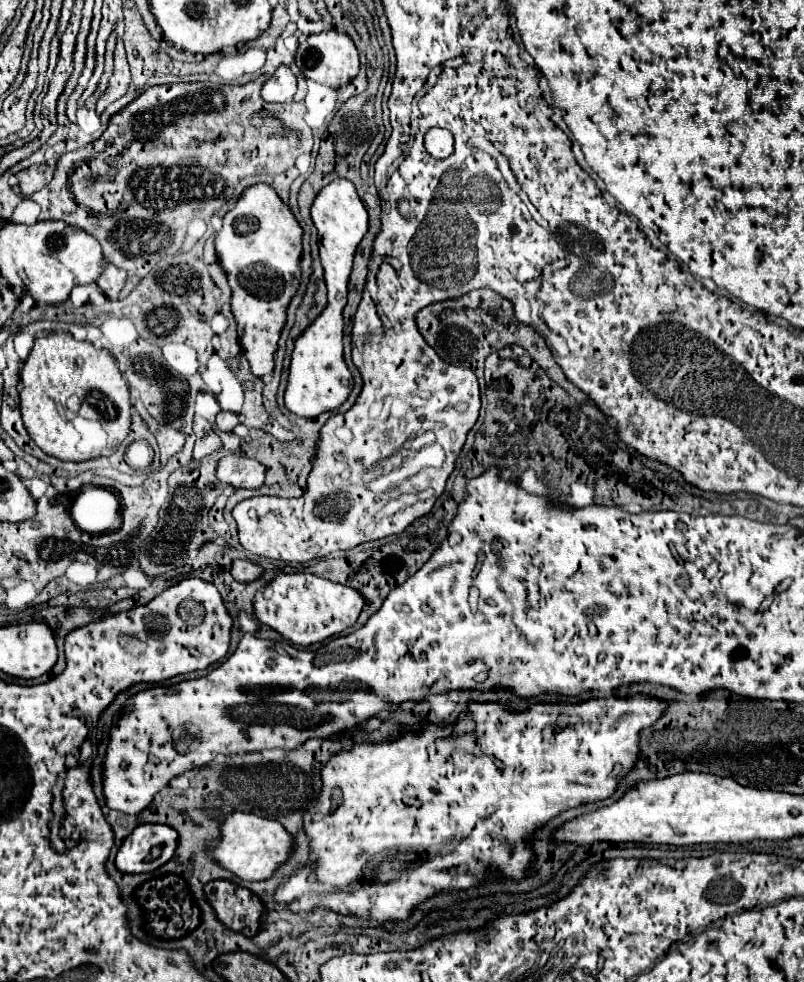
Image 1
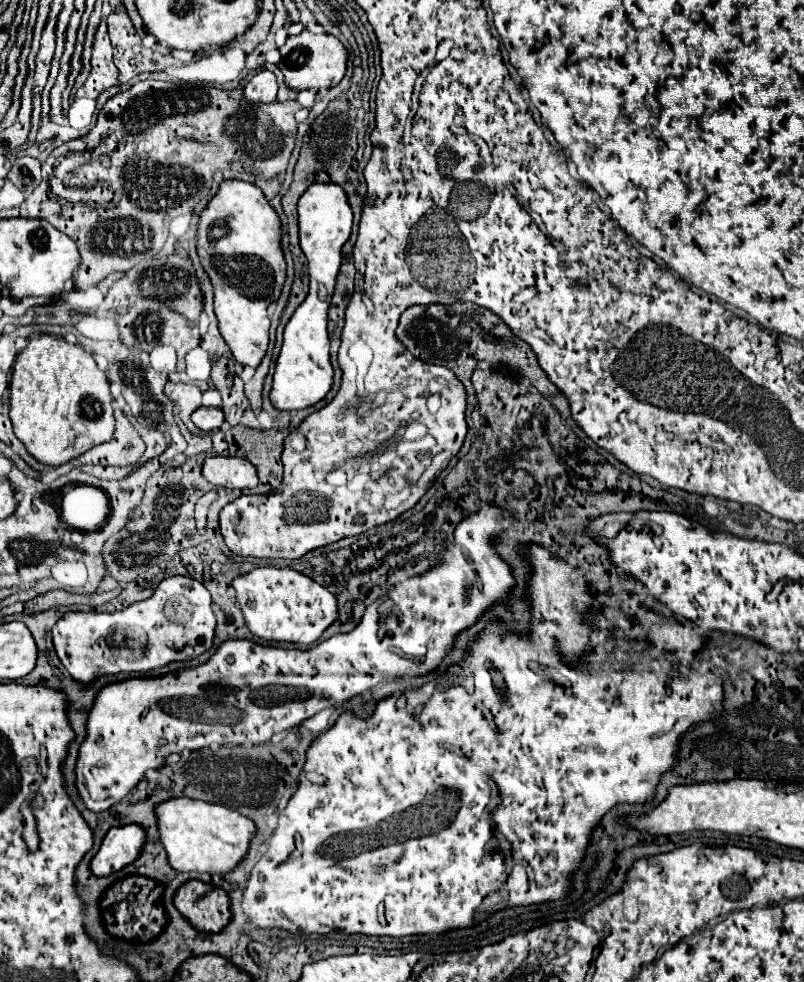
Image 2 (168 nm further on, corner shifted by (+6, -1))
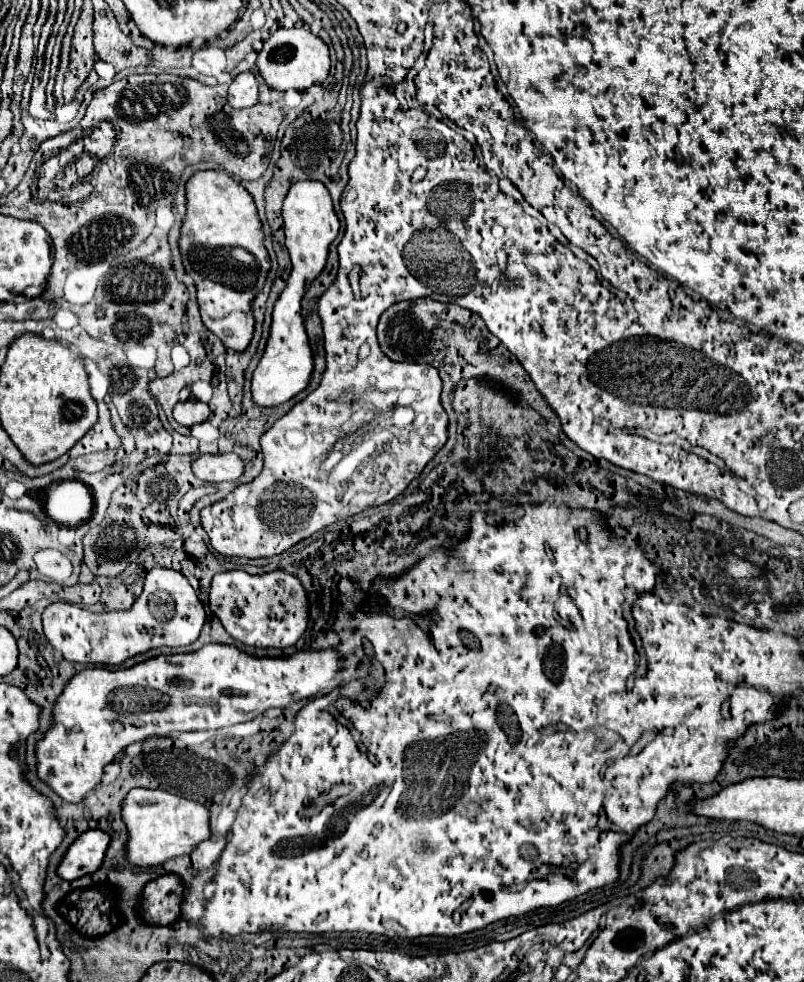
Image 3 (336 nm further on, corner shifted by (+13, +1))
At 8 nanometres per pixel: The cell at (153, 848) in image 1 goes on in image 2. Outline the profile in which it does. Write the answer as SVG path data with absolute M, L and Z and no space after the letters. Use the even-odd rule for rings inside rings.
M134 824L110 828L102 838L102 844L94 858L90 860L90 872L94 876L110 876L110 872L122 870L126 864L134 862L138 848L144 844L144 832L134 828Z

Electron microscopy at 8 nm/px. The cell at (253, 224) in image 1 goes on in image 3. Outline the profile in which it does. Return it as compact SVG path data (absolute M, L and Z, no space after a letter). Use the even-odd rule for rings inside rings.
M223 170L193 174L187 182L187 214L179 240L185 272L197 286L203 324L233 352L245 352L255 332L251 302L265 286L271 262L261 242L261 220L253 196Z

